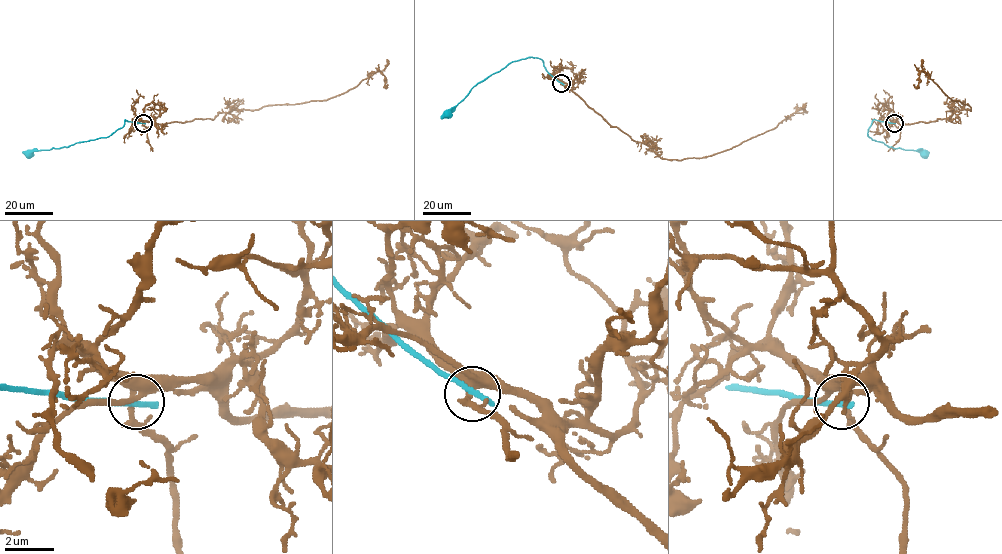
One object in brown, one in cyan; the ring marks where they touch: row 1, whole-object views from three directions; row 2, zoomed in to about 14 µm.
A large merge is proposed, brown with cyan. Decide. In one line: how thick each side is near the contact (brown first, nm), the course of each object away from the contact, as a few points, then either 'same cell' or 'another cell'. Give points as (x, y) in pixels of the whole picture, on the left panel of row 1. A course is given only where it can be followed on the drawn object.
200 nm thick on the brown side, 300 nm on the other; brown runs (143, 123), (214, 119), (233, 110), (325, 100), (378, 71), (387, 84); cyan runs (143, 123), (125, 119), (122, 127), (107, 137), (22, 152); another cell

